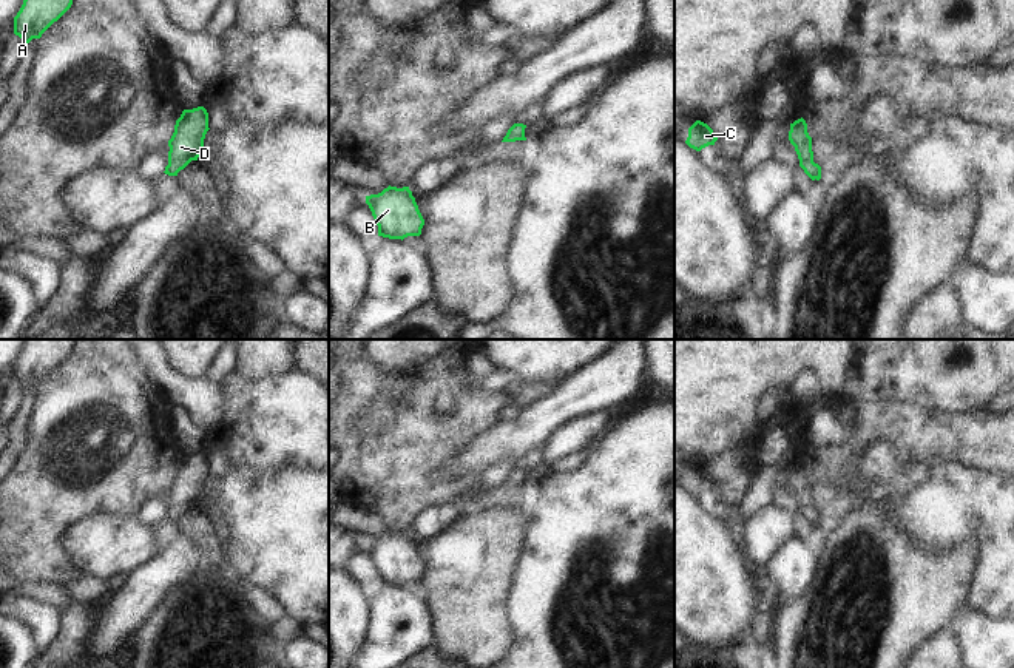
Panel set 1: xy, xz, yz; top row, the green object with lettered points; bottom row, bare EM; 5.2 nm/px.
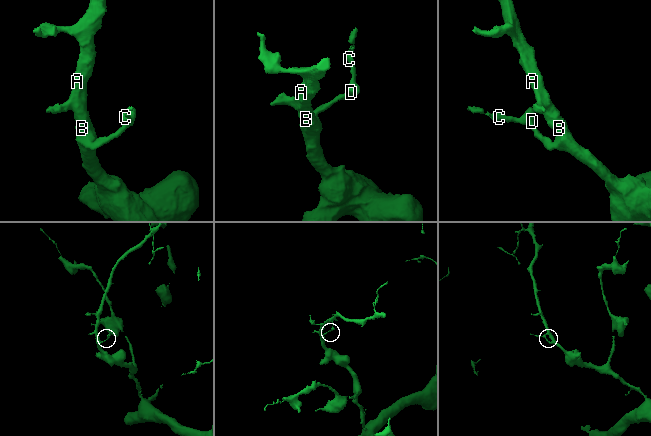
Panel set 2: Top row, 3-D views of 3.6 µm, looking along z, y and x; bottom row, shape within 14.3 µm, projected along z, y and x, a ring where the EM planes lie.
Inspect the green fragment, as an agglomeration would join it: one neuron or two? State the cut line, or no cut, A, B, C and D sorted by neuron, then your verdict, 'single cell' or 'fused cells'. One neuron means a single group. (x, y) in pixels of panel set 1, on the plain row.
cut none; groups A B C D; single cell

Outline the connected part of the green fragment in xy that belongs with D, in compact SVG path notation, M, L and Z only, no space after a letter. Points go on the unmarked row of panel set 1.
M204 452L184 455L168 486L168 511L164 518L177 521L191 506L198 506L208 475L208 458Z

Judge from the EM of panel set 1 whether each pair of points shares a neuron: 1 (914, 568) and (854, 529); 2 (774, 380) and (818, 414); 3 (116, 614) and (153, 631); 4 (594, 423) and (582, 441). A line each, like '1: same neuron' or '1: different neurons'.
1: same neuron
2: different neurons
3: different neurons
4: same neuron

